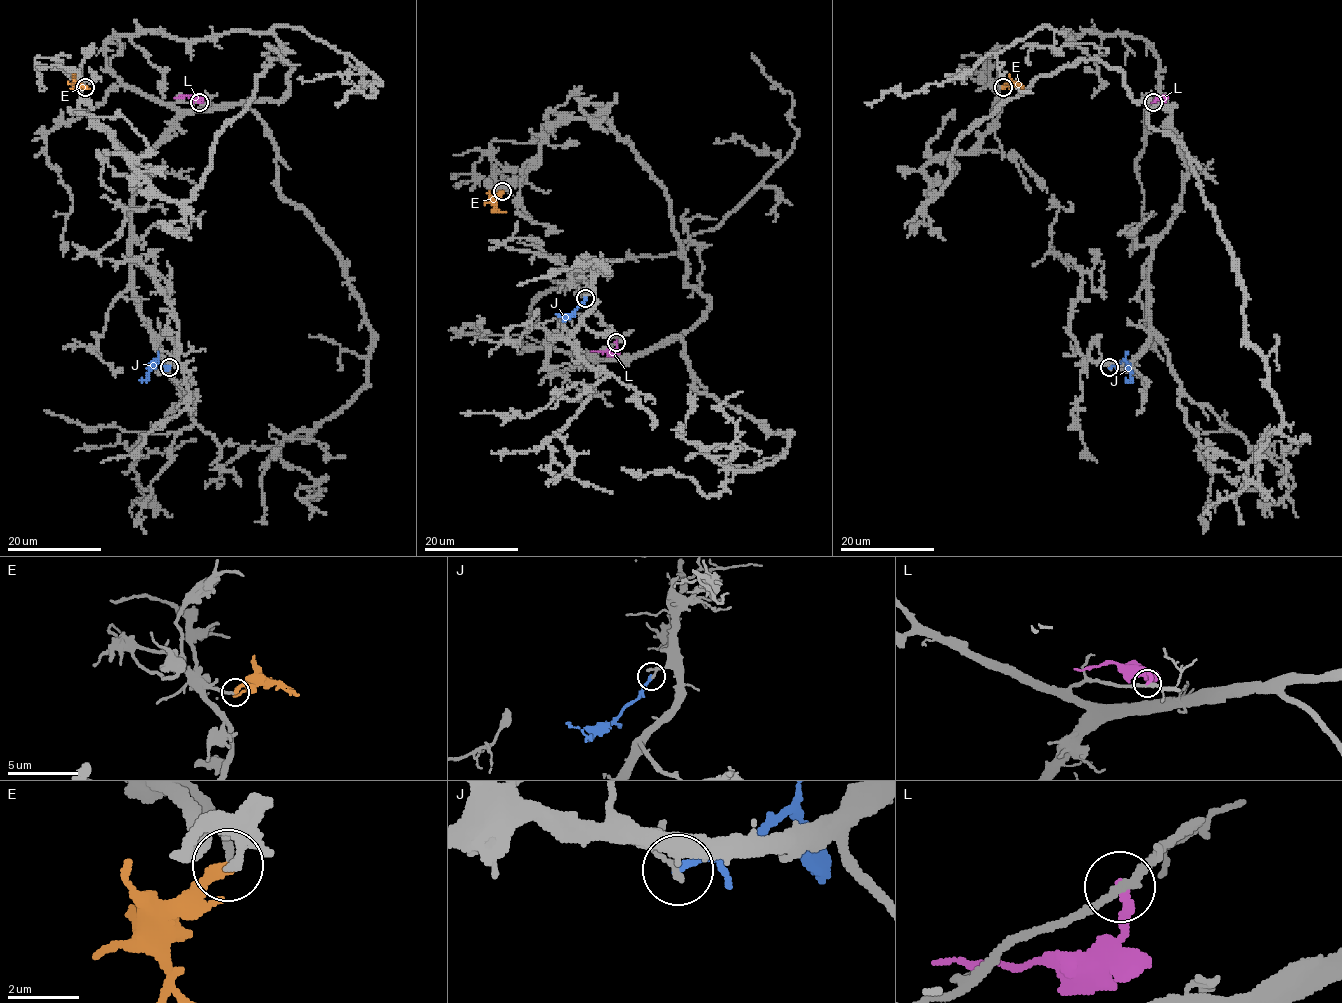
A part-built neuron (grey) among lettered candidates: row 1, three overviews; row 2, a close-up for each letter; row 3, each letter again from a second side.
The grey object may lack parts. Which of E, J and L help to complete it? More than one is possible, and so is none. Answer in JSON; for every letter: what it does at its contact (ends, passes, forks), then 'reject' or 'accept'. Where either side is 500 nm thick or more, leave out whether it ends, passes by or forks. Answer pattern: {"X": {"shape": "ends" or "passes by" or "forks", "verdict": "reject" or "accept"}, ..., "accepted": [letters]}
{"E": {"shape": "ends", "verdict": "accept"}, "J": {"shape": "ends", "verdict": "reject"}, "L": {"shape": "ends", "verdict": "reject"}, "accepted": ["E"]}

